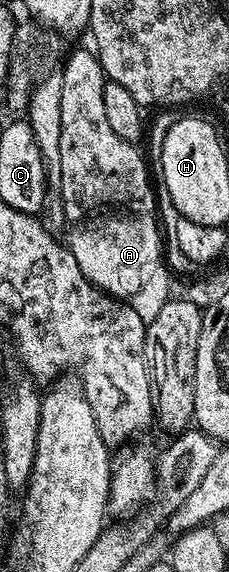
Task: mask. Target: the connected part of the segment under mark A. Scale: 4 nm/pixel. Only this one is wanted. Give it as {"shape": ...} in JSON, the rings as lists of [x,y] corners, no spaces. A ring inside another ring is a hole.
{"shape":[[[106,216],[90,218],[79,223],[70,232],[68,247],[76,258],[80,270],[84,270],[84,278],[88,278],[102,292],[119,298],[131,298],[147,281],[149,274],[157,264],[163,263],[162,236],[158,233],[158,224],[150,216]]]}

